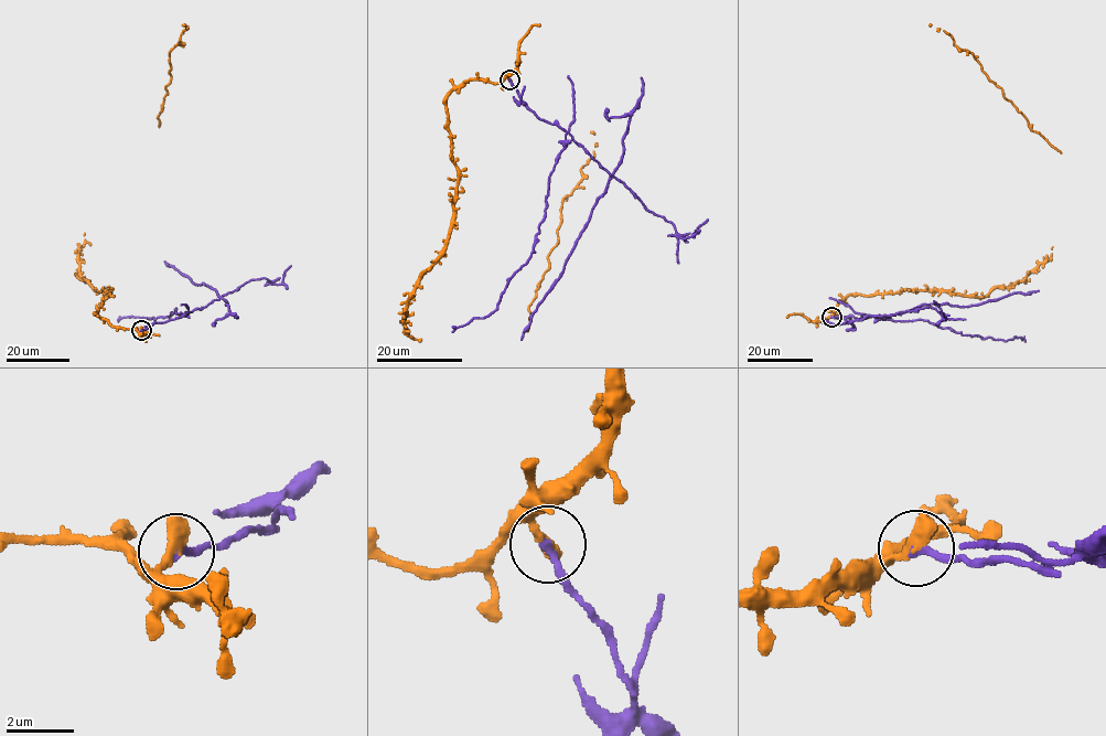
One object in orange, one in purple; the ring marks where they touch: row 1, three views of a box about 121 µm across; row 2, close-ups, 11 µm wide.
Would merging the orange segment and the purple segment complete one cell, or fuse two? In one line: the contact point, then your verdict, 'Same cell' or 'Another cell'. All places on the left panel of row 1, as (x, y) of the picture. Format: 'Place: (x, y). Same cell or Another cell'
Place: (141, 330). Another cell

